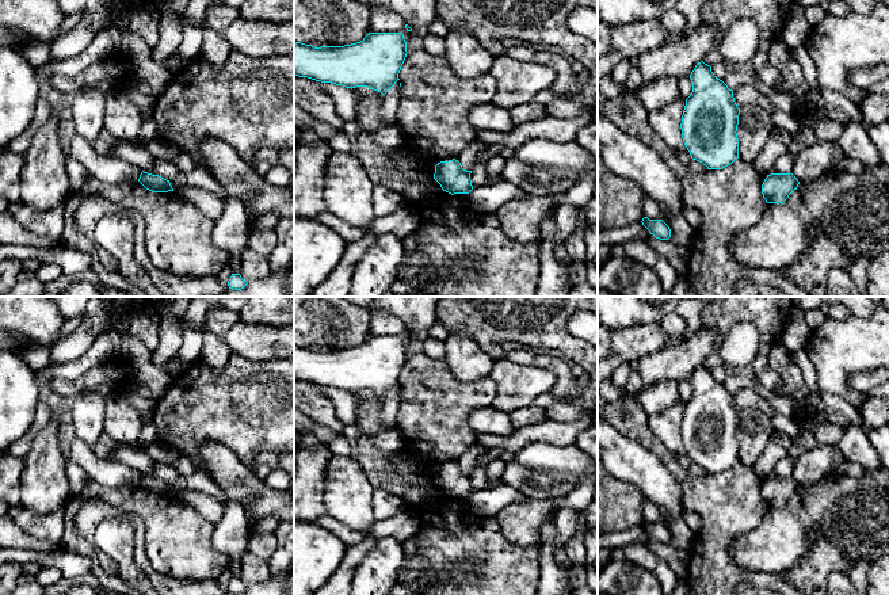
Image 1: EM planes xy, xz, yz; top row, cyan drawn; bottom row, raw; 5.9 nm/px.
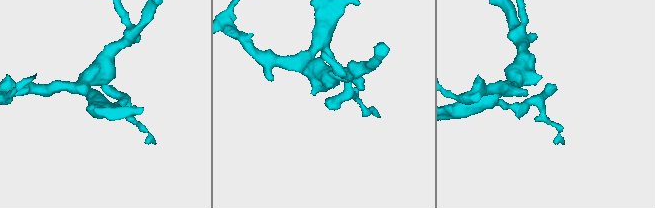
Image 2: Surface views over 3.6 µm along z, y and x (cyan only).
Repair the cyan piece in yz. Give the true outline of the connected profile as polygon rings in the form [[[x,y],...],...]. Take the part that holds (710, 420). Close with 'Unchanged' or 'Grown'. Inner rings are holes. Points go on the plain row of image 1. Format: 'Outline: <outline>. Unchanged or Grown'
Outline: [[[703,365],[698,366],[690,378],[692,396],[686,403],[682,419],[682,442],[691,458],[707,470],[707,473],[722,473],[739,462],[737,428],[740,412],[737,411],[733,394],[717,382],[711,375],[711,370]]]. Unchanged

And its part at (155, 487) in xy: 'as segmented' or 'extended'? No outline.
as segmented

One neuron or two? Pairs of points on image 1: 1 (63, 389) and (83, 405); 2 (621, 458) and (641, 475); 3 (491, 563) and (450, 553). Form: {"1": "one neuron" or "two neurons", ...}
{"1": "two neurons", "2": "one neuron", "3": "one neuron"}

